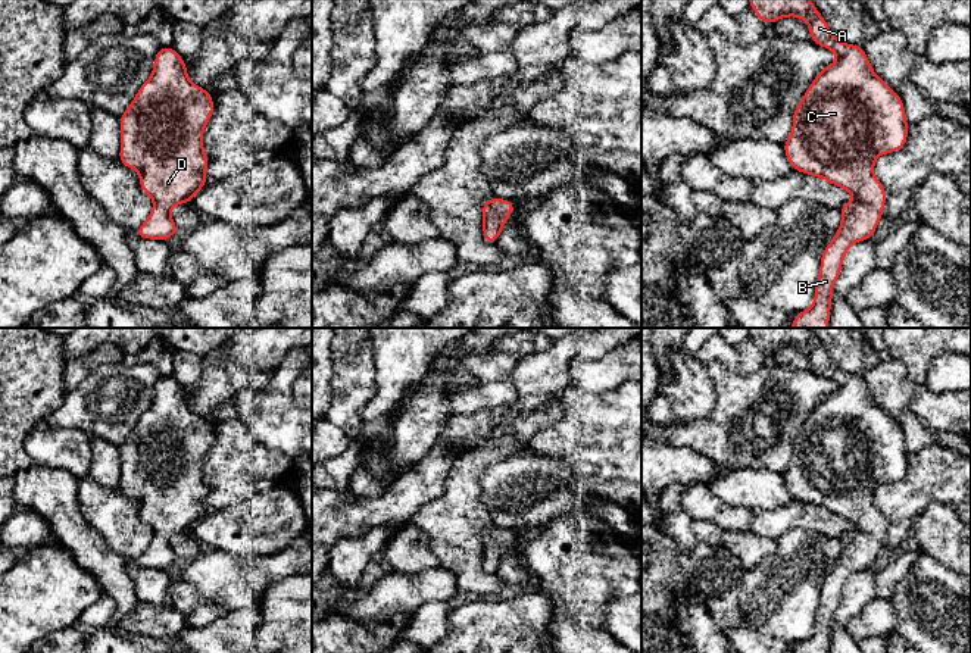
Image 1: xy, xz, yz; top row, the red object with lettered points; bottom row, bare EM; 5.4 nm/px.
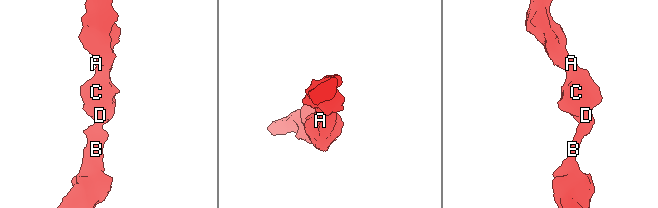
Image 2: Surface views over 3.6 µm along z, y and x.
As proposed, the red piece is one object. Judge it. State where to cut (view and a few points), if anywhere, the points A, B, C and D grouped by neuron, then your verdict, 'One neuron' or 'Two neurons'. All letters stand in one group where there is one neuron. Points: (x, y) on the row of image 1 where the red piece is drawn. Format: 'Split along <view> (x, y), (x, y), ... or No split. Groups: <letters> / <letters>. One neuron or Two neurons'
No split. Groups: A B C D. One neuron

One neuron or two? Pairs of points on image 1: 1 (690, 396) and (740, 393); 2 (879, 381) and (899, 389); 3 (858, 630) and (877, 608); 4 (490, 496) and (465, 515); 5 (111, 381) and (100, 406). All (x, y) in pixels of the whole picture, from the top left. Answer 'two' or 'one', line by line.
1: two
2: one
3: one
4: two
5: one

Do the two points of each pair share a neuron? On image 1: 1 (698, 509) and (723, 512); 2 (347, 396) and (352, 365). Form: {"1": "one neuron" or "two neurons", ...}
{"1": "one neuron", "2": "one neuron"}

